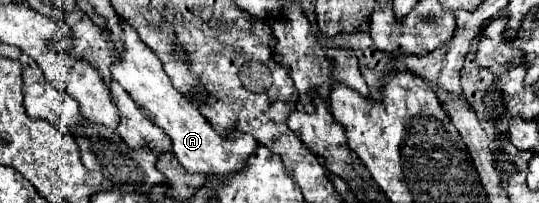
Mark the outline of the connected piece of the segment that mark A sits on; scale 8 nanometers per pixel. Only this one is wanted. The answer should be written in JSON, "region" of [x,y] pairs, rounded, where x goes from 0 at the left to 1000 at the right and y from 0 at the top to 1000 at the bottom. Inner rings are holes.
{"region":[[[223,89],[223,138],[226,138],[230,246],[223,286],[212,296],[212,315],[204,315],[204,365],[234,453],[241,453],[241,473],[260,522],[271,532],[271,562],[282,571],[282,591],[304,631],[304,650],[319,690],[319,759],[327,768],[327,788],[349,847],[397,857],[397,867],[442,847],[442,828],[456,808],[464,749],[471,749],[479,719],[471,670],[453,650],[430,650],[427,670],[408,670],[393,631],[386,581],[375,571],[371,552],[378,512],[378,473],[364,463],[349,483],[338,453],[330,453],[319,424],[312,365],[304,355],[297,286],[278,236],[271,236],[271,217],[252,167],[252,148],[241,138],[241,118],[234,118],[234,99],[226,89]]]}

